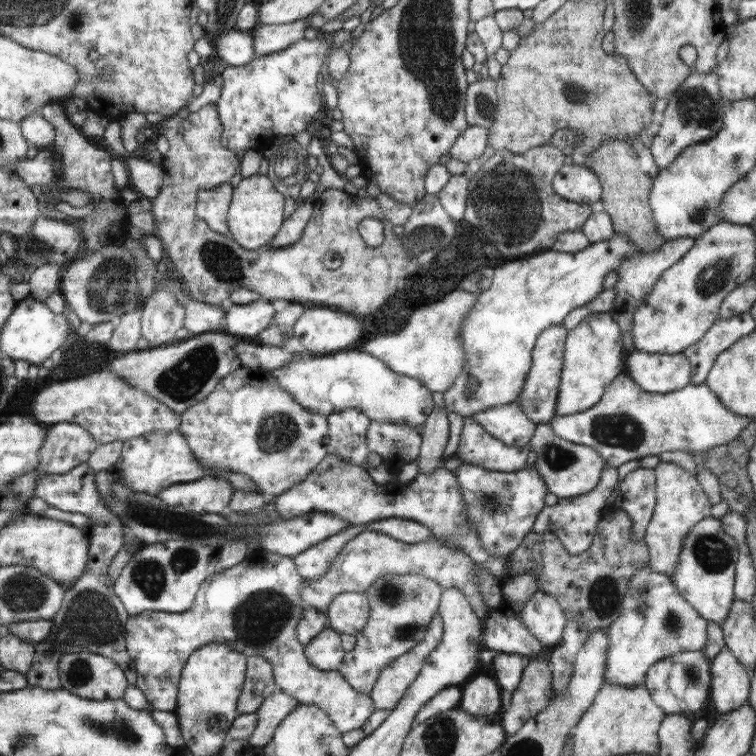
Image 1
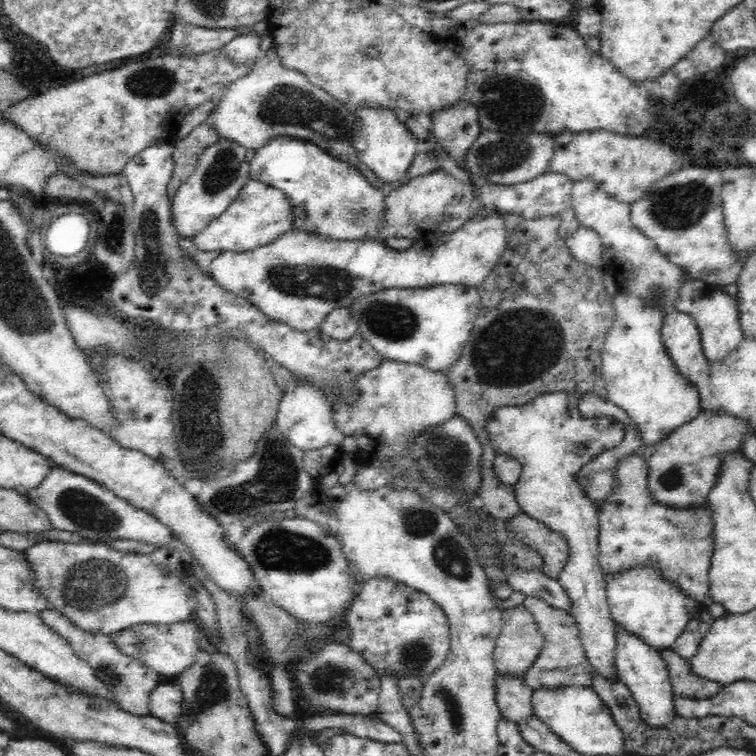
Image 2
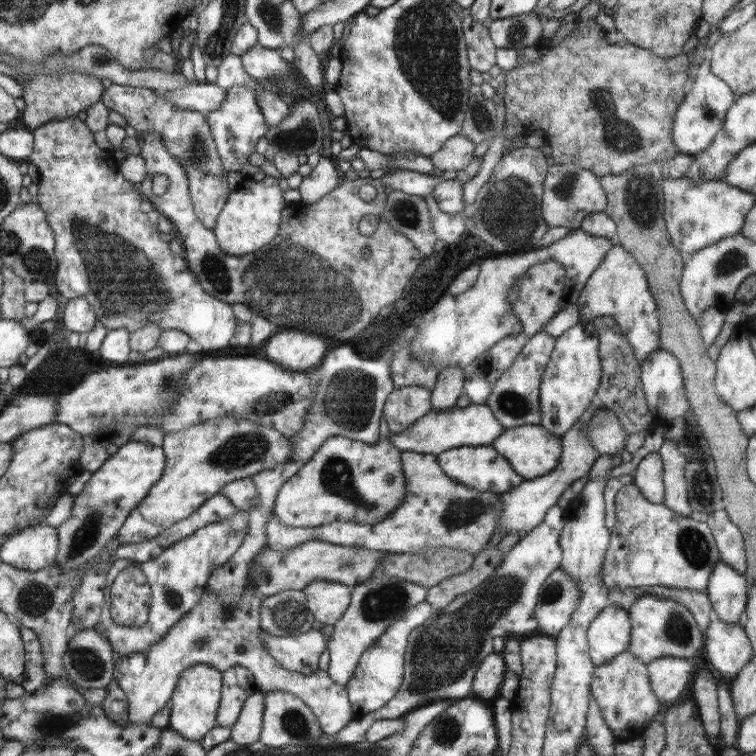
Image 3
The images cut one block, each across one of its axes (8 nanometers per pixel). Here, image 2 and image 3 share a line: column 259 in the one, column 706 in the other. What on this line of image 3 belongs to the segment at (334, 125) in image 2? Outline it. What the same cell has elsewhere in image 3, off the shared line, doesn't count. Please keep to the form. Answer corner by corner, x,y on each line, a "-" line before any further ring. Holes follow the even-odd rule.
705,60
695,70
691,80
691,90
685,94
683,104
675,112
673,144
681,152
689,152
689,154
699,154
701,150
707,150
713,138
717,138
717,132
721,132
725,124
725,114
737,98
739,96
729,88
729,84
725,84
725,80
719,80
717,76
713,76
713,72
709,70
709,60

